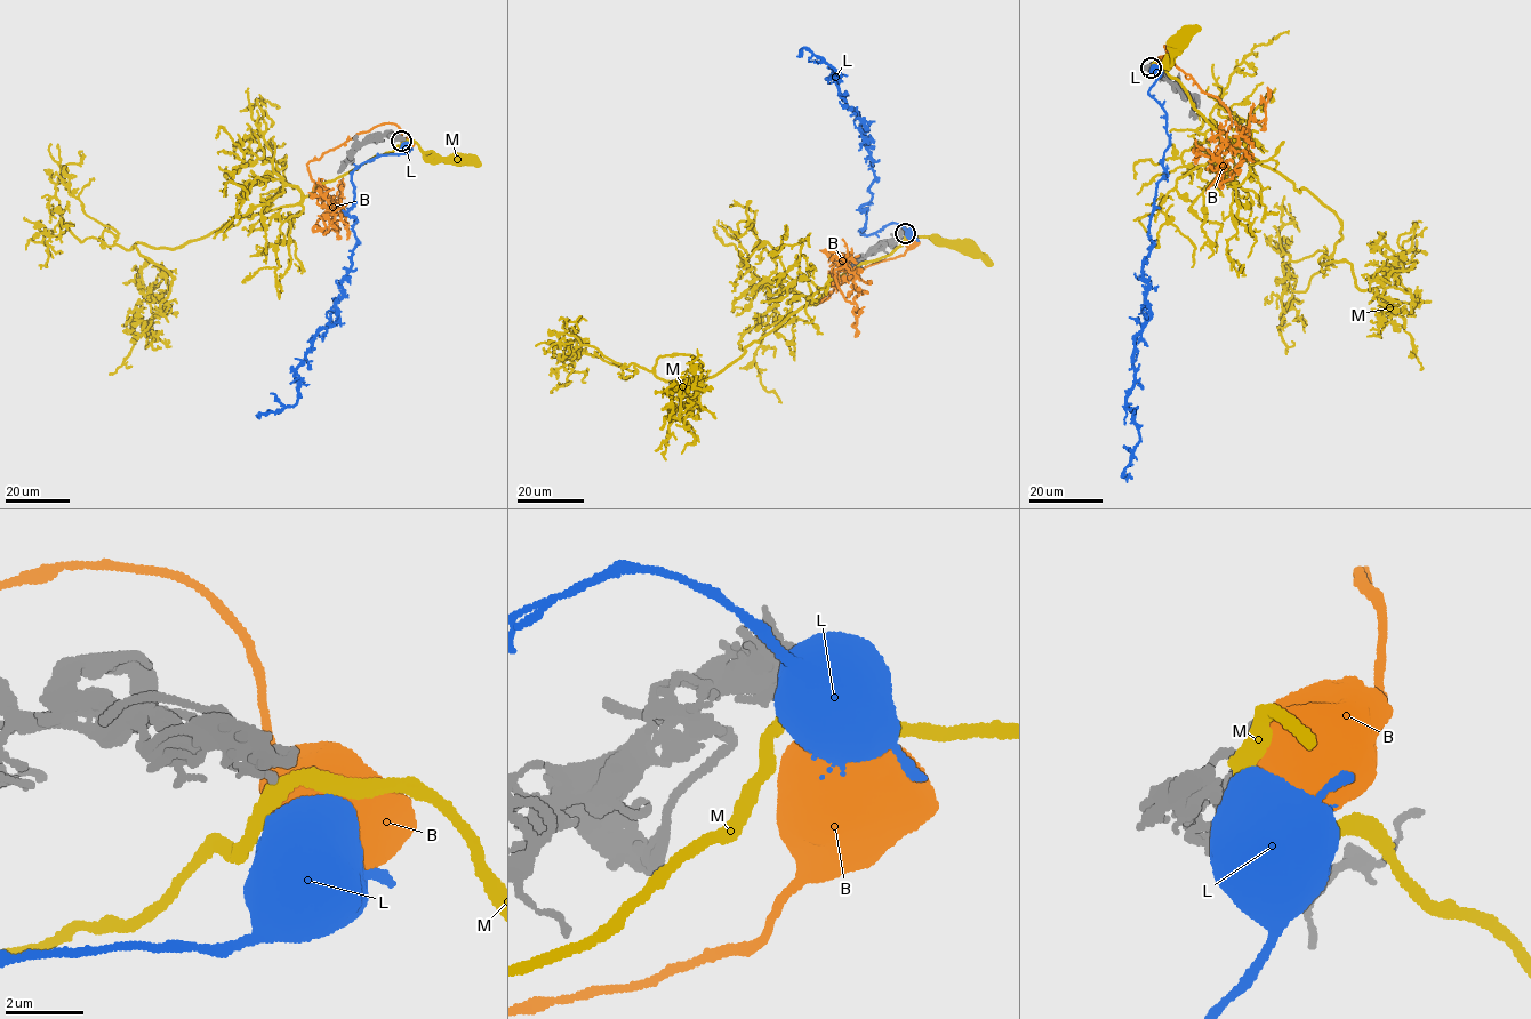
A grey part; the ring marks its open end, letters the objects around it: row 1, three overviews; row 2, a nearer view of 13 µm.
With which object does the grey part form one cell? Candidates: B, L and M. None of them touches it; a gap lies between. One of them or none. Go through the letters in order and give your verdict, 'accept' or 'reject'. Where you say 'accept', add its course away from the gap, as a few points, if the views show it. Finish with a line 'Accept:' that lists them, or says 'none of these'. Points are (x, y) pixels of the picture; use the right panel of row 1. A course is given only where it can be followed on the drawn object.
B: reject
L: reject
M: reject
Accept: none of these

